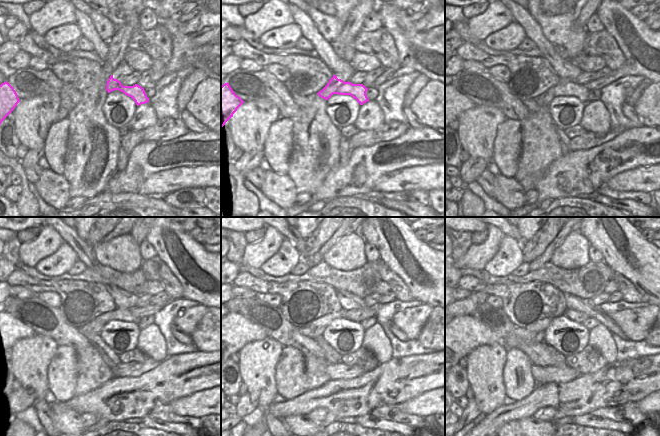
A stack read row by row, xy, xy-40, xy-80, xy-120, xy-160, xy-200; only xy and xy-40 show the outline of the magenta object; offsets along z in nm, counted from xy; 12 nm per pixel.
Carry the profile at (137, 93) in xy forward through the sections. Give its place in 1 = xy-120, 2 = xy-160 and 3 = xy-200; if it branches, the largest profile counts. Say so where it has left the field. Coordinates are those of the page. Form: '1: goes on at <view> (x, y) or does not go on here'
1: goes on at xy-120 (95, 326)
2: goes on at xy-160 (314, 330)
3: goes on at xy-200 (535, 332)

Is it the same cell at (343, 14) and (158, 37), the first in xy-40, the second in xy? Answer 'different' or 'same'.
same

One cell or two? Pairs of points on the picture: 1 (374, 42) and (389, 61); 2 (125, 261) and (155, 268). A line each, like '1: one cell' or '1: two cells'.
1: one cell
2: two cells

